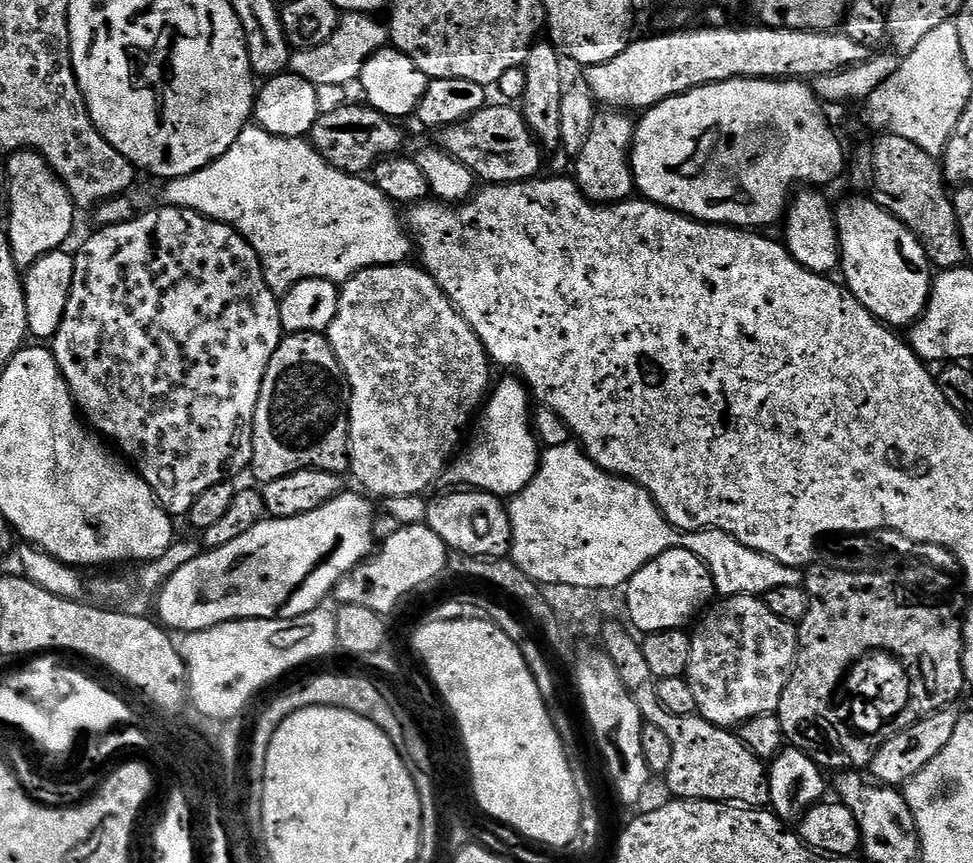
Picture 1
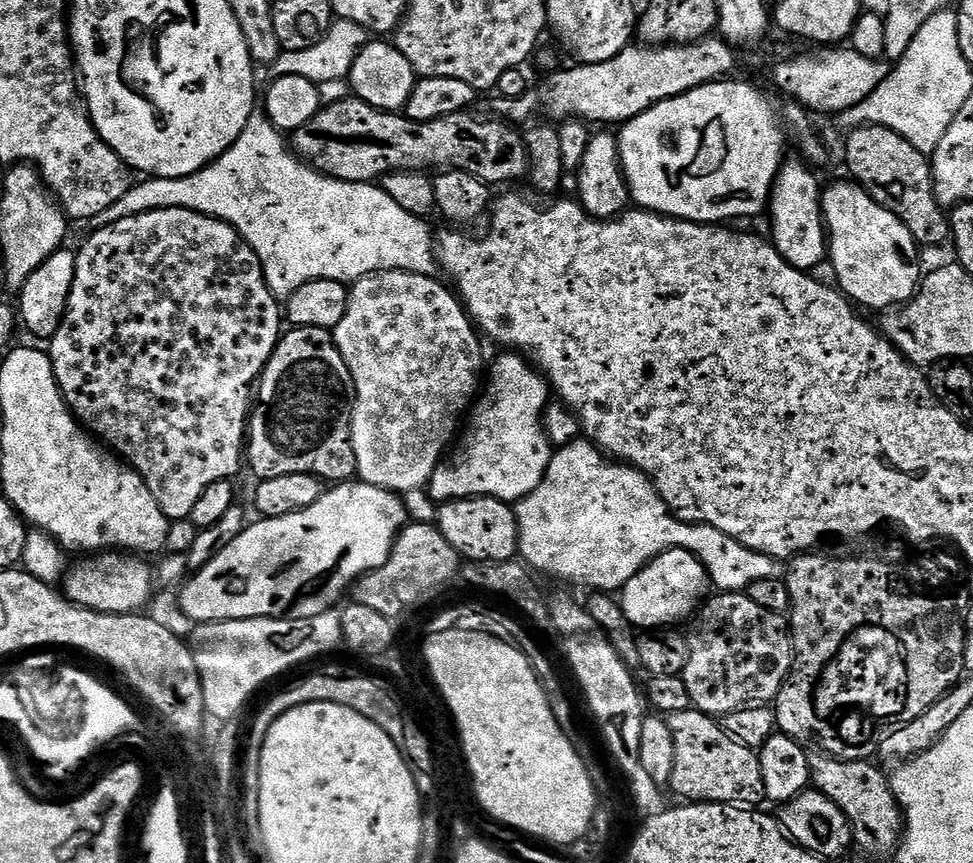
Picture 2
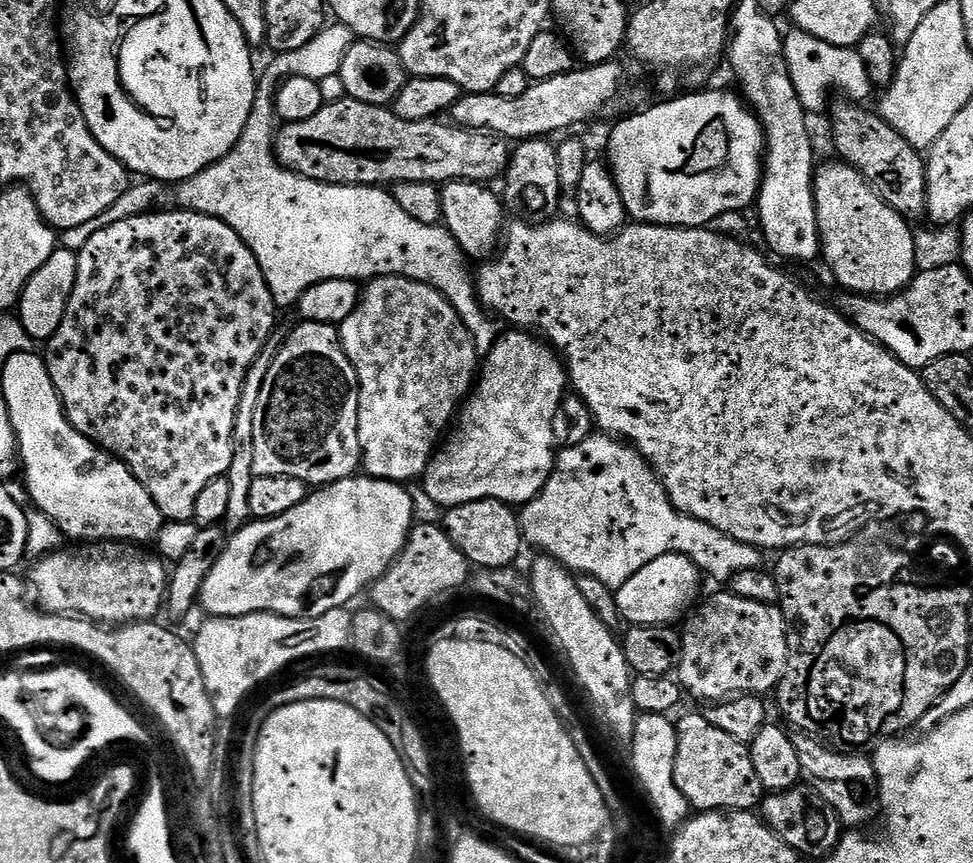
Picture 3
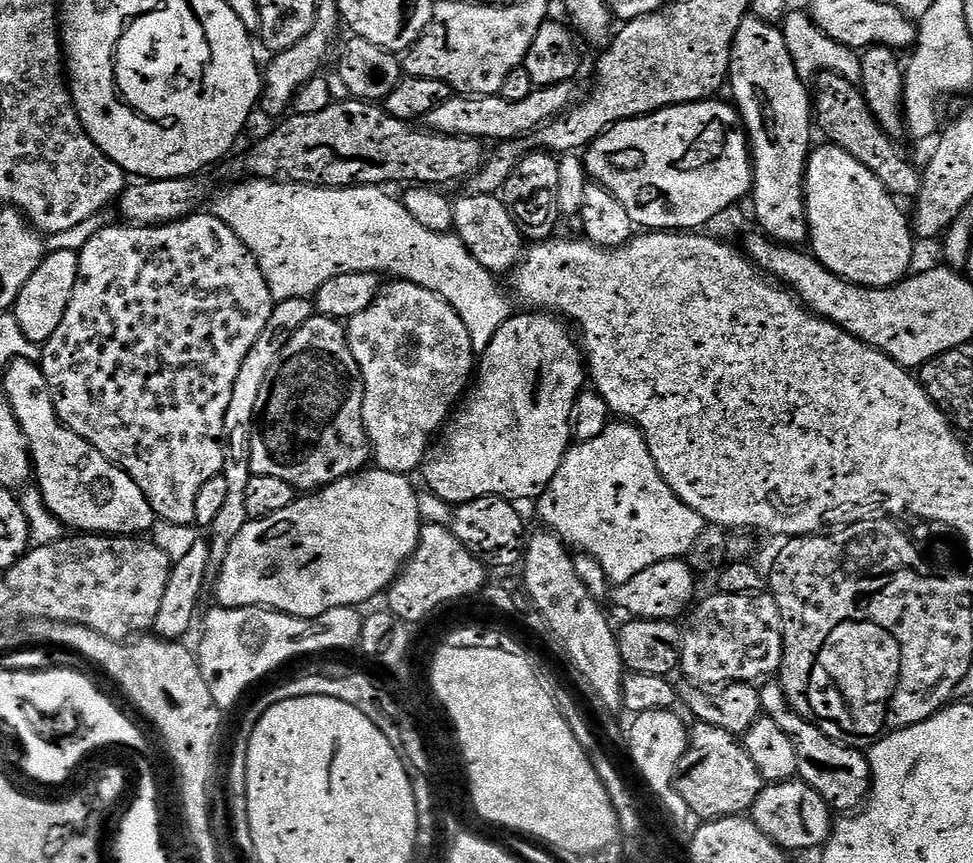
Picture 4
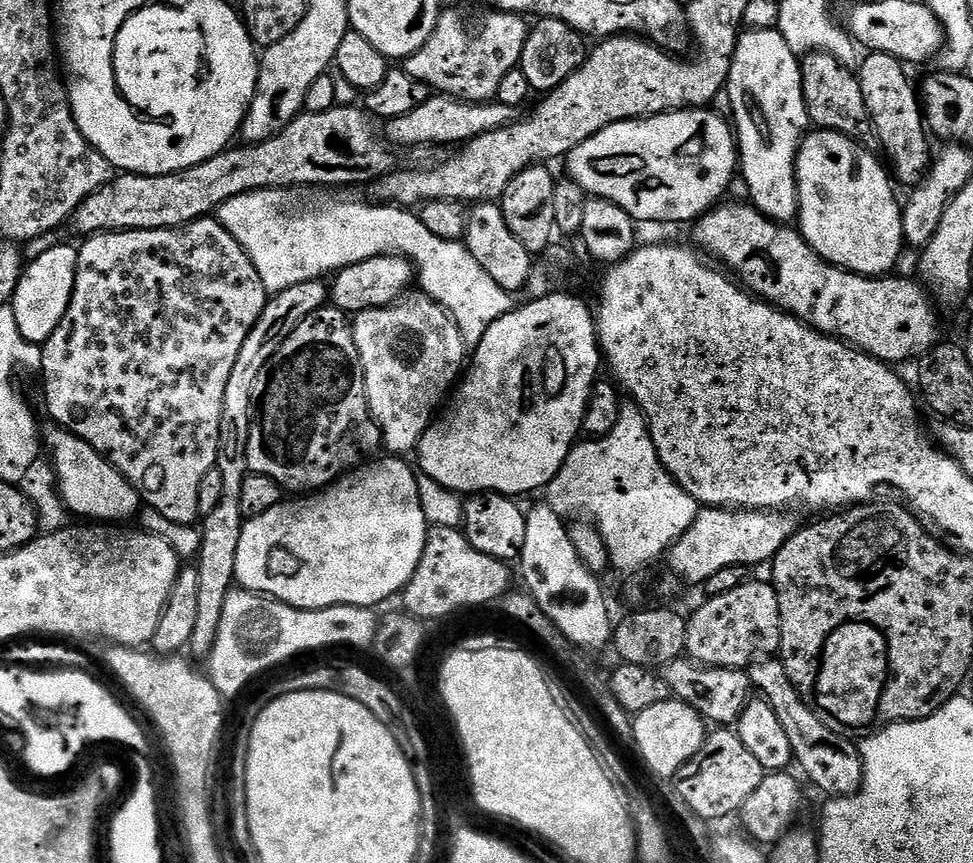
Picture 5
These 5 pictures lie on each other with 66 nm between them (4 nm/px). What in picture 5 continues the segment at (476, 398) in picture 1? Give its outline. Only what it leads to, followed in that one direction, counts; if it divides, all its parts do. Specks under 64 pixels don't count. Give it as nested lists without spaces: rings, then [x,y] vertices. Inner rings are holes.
[[[416,290],[397,300],[395,304],[355,313],[352,333],[354,346],[358,346],[358,358],[366,382],[368,408],[376,419],[376,425],[380,427],[383,447],[389,448],[392,451],[389,453],[392,454],[415,453],[420,447],[422,434],[426,434],[432,421],[437,419],[436,407],[449,399],[466,368],[466,357],[470,349],[465,344],[454,318],[442,305],[434,302],[434,298]]]

